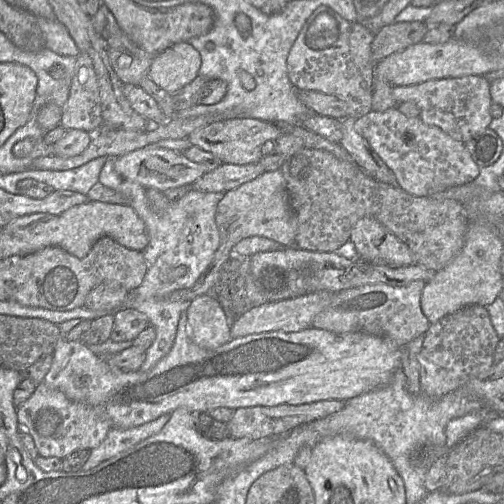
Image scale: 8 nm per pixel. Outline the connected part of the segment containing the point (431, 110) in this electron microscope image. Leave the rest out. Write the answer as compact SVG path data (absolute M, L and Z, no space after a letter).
M462 76L456 78L444 78L429 80L412 86L394 86L392 95L397 104L403 102L415 103L419 110L420 119L429 126L436 126L453 139L463 144L489 127L493 117L491 114L491 82L484 76Z

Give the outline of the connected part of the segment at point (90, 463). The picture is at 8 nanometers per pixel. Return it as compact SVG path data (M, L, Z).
M167 413L140 426L127 429L112 427L103 442L90 451L90 457L81 470L91 470L100 463L159 433L170 418L171 413Z

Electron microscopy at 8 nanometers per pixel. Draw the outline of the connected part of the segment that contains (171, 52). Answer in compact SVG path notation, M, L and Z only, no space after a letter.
M187 42L177 43L154 56L148 77L172 95L199 76L200 66L199 52Z

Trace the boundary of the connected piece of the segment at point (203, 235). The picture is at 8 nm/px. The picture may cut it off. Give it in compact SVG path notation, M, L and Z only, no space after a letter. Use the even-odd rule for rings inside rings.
M114 158L104 163L98 183L114 189L125 196L138 216L144 221L149 243L142 251L147 271L142 283L130 291L122 308L132 308L148 317L149 324L156 331L153 344L146 350L145 361L140 371L151 370L171 350L180 315L186 311L190 302L170 302L168 295L177 290L191 288L212 264L219 248L220 234L215 222L217 205L223 198L223 192L201 192L191 189L185 196L170 203L168 208L157 213L151 209L146 199L146 189L137 182L130 181L118 174L114 168Z

